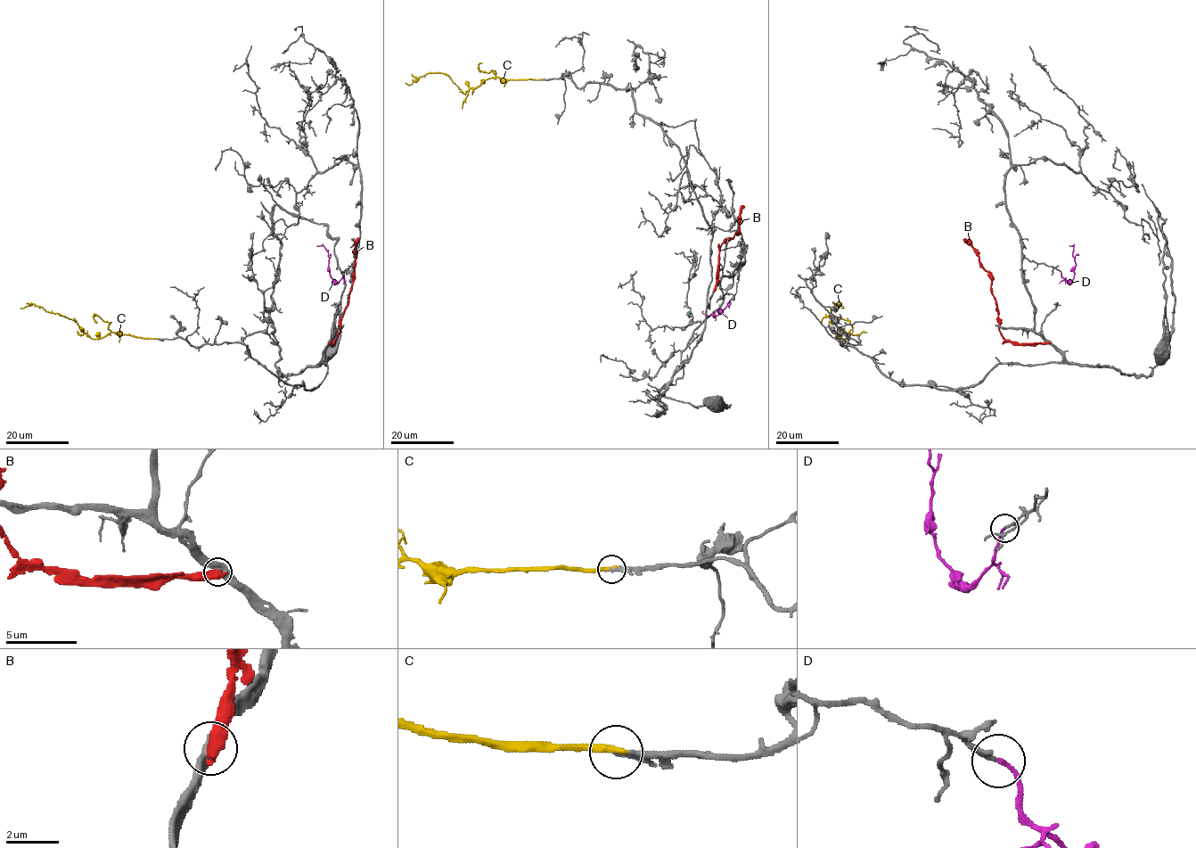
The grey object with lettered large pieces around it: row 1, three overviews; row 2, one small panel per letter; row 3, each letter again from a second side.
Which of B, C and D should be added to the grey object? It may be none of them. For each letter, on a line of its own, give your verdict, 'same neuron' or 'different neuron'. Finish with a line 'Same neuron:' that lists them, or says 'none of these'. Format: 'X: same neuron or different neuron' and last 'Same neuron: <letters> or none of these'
B: different neuron
C: same neuron
D: same neuron
Same neuron: C, D

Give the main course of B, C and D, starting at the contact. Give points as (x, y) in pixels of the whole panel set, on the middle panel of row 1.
B: (714, 290), (721, 246), (738, 233), (741, 208), (743, 205)
C: (542, 79), (494, 77), (484, 80), (465, 94), (440, 72), (428, 72), (409, 85), (405, 83)
D: (729, 300), (714, 316), (703, 310)

